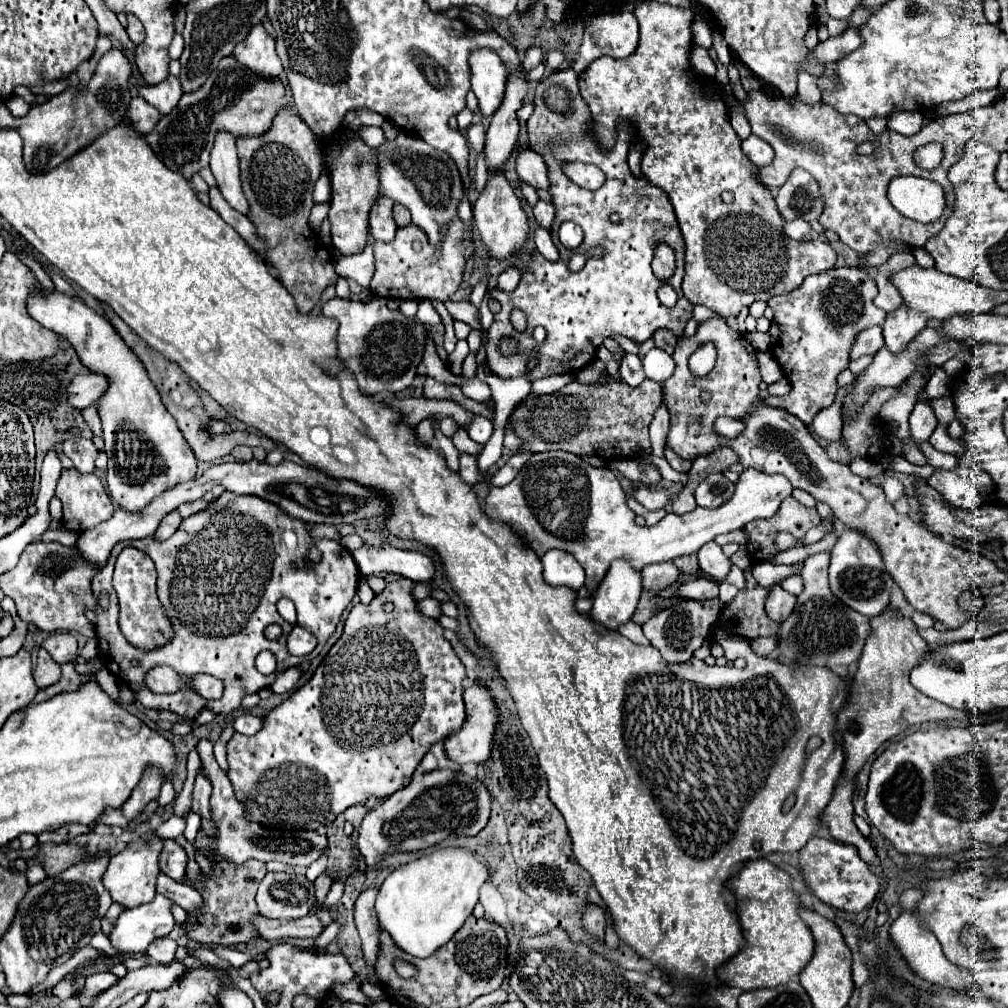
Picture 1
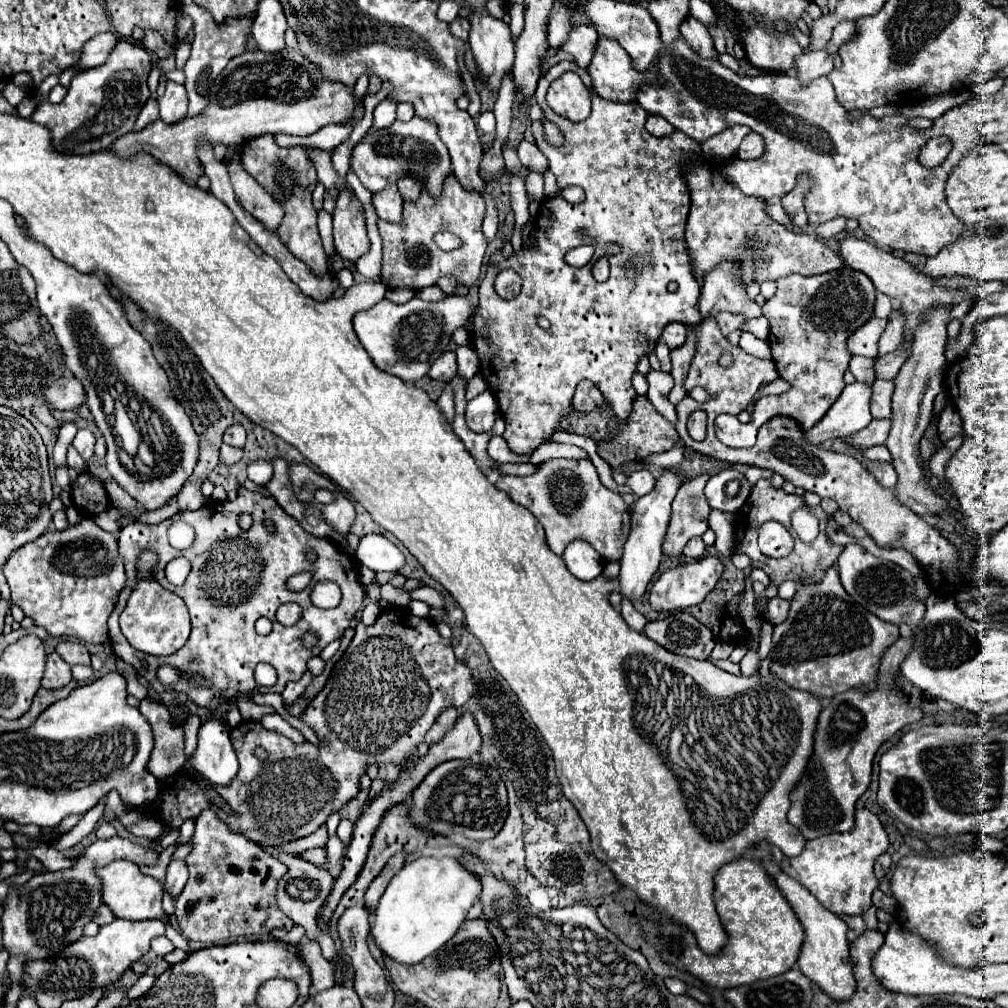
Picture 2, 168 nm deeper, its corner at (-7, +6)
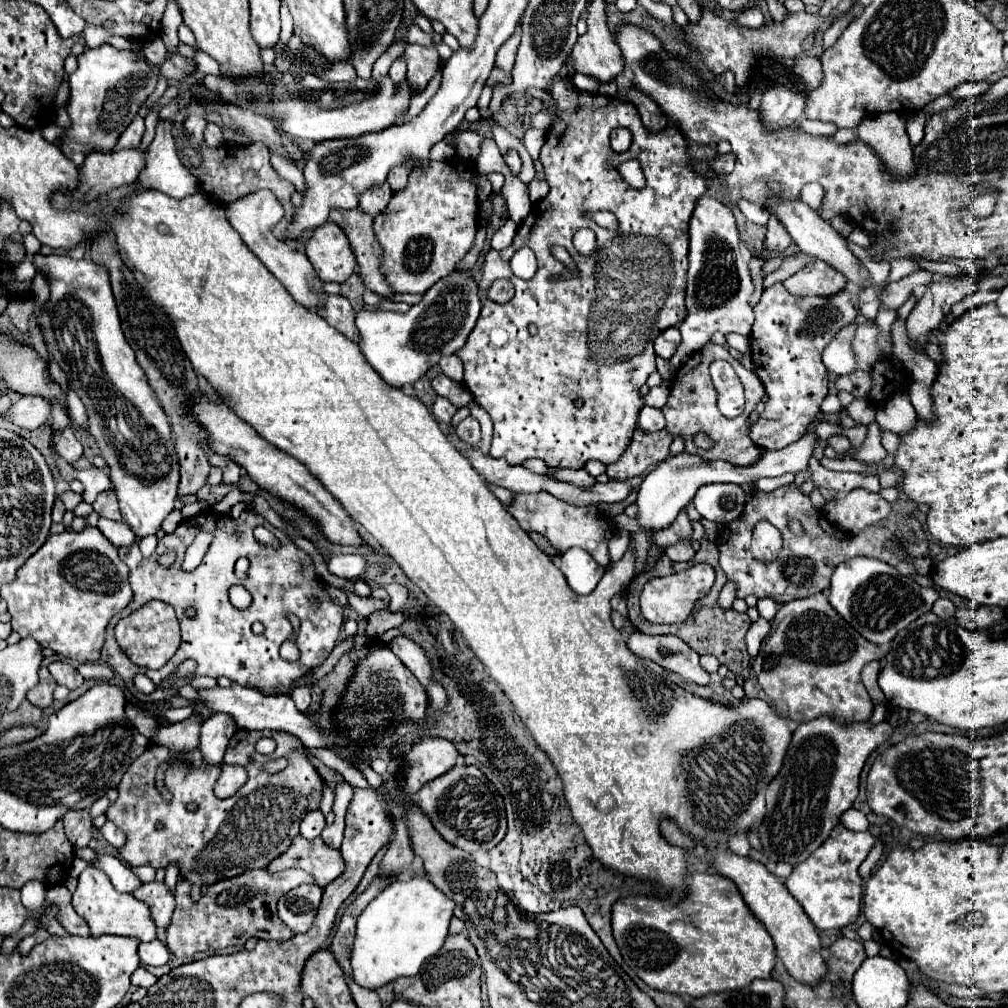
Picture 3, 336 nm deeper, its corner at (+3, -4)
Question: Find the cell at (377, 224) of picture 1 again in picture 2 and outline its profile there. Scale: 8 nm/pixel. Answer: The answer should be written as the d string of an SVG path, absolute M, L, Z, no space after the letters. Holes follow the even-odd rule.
M395 183L387 185L387 187L385 187L383 191L379 191L379 193L373 193L373 205L375 205L375 211L377 211L379 219L389 221L389 223L401 221L403 199L401 199Z

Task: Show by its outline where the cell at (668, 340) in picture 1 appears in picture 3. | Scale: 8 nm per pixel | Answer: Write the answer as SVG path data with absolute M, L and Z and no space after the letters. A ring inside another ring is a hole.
M677 327L665 329L657 339L655 339L655 353L663 359L671 359L671 355L675 355L677 347L681 343L681 335Z

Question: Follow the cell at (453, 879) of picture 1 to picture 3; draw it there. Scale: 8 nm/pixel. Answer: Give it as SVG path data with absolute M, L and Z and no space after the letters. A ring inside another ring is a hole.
M427 877L393 881L359 915L351 951L351 975L363 989L379 989L397 977L415 977L425 959L433 957L449 931L455 903L445 897Z

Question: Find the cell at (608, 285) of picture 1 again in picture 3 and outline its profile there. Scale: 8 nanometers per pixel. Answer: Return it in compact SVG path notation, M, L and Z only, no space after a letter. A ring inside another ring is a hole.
M567 79L555 81L549 87L549 93L557 107L547 109L553 117L553 125L541 149L541 163L551 191L539 203L533 203L527 221L519 225L517 235L507 249L491 249L487 253L483 277L479 281L479 295L483 303L481 317L465 347L461 347L455 355L463 361L463 381L467 389L493 421L493 439L489 449L491 457L505 457L509 465L523 465L525 459L539 457L553 469L581 469L591 459L605 465L615 463L631 443L639 419L639 407L645 405L639 389L655 371L653 339L667 327L673 327L685 319L689 219L695 201L707 191L707 185L695 173L687 143L675 127L669 125L661 131L649 131L633 103L617 97L581 93L571 87ZM617 127L625 127L633 135L631 147L623 153L615 153L609 145L609 135ZM629 159L637 159L641 163L641 171L647 181L643 189L629 187L617 169L605 169L607 161L621 165ZM597 211L611 211L617 217L619 227L603 229L585 215ZM583 227L595 231L597 237L597 251L589 257L583 257L573 247L575 231ZM551 245L563 245L569 251L579 275L569 273L569 269L551 255ZM665 245L671 245L671 251L667 251L669 247ZM521 247L531 247L539 263L535 277L529 281L515 277L509 267L513 253ZM665 259L669 259L669 263ZM557 275L561 279L555 279ZM665 275L675 275L675 281L667 287L655 289L655 281L661 281ZM501 277L513 281L515 285L515 297L505 305L493 303L485 297L491 283ZM531 323L537 327L537 335L529 333ZM577 399L583 403L581 407L575 405Z

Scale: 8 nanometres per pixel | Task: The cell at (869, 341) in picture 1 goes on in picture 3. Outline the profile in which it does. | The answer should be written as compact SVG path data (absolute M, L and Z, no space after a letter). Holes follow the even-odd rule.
M853 325L843 327L835 339L829 343L829 347L823 351L823 363L825 367L835 373L835 375L847 375L851 371L855 371L855 355L851 351L851 341L855 335Z

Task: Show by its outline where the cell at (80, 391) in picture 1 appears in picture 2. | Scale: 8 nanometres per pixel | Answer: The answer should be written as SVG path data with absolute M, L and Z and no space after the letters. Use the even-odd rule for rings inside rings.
M61 377L45 389L45 399L51 407L59 411L77 409L85 403L85 389L81 381L77 381L77 377Z

